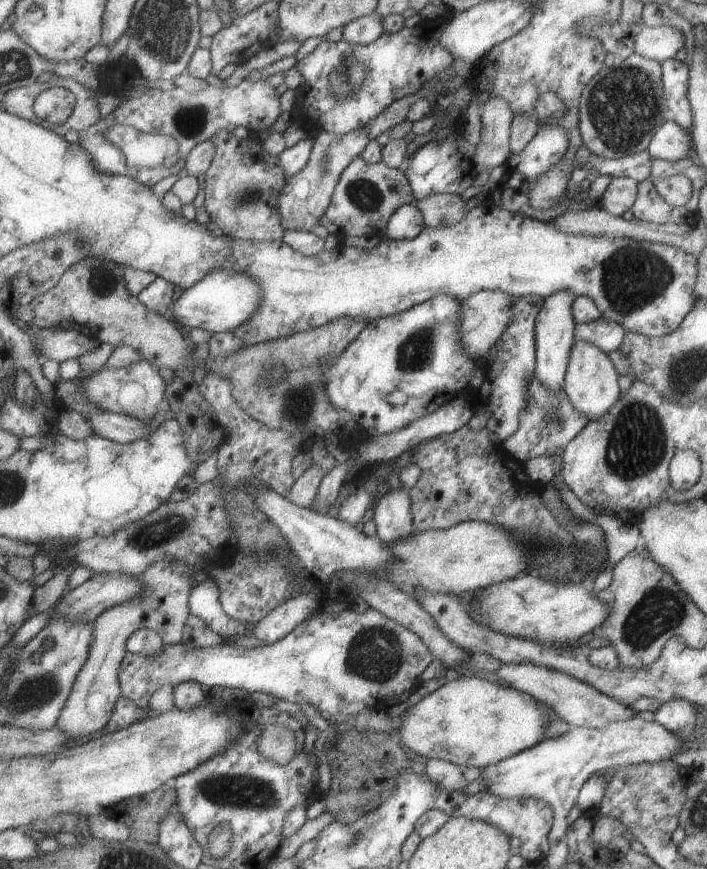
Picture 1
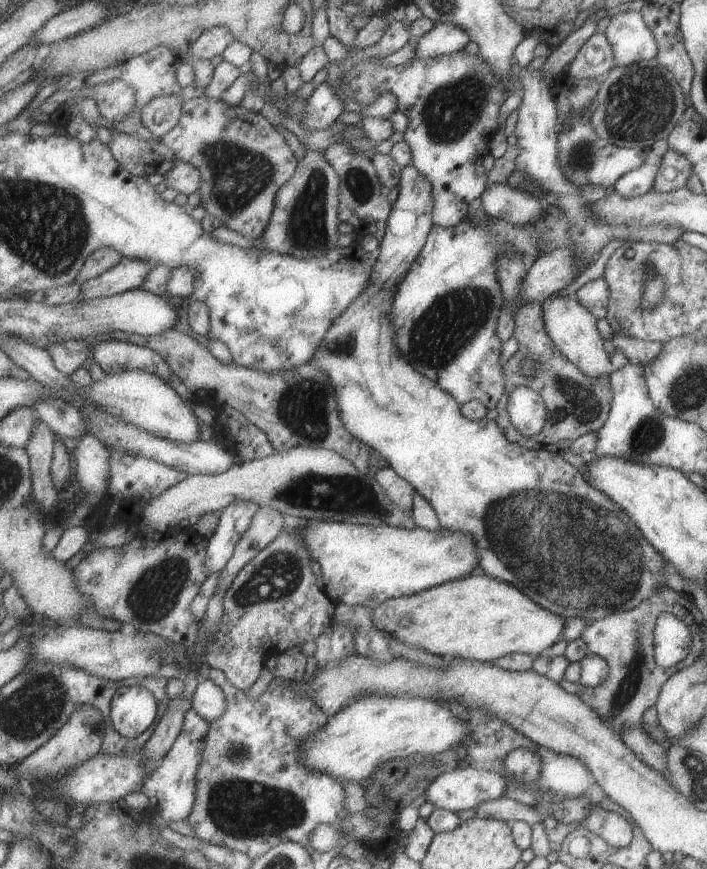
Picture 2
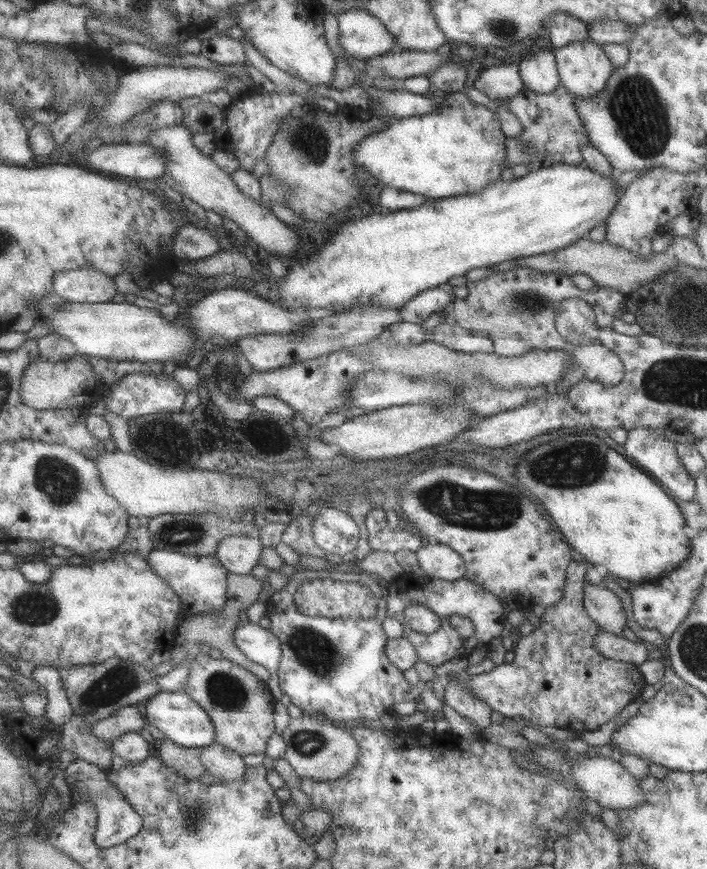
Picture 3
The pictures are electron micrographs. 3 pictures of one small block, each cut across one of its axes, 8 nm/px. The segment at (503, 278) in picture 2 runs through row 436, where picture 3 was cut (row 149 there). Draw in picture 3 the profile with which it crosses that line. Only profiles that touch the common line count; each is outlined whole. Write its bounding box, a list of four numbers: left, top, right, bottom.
[506,84,588,170]

